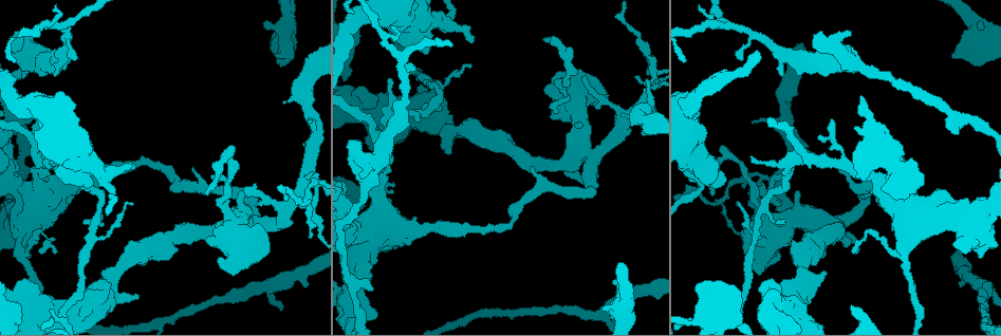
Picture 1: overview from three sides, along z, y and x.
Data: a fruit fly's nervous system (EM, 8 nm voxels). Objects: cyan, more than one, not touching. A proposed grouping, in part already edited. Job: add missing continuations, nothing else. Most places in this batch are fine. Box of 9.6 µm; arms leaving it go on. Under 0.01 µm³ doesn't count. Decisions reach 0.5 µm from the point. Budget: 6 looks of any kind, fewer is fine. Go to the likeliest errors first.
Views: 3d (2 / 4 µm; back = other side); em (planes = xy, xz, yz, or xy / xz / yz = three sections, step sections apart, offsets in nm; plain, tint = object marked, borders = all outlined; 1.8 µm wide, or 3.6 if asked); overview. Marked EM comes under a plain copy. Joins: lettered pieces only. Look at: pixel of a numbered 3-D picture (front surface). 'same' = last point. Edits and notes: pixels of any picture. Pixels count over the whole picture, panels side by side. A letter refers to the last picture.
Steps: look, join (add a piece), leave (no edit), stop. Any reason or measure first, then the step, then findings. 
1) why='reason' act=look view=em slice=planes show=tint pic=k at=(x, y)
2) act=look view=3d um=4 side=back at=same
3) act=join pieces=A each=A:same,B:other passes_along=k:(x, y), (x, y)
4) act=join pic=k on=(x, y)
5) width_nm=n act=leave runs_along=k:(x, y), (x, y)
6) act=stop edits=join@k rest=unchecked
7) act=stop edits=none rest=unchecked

why='branch stops here' act=look view=3d um=2 pic=1 at=(954, 55)

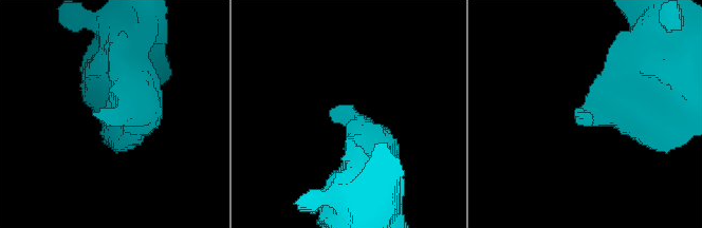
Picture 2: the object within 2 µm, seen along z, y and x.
why='need the tissue' act=look view=em slice=planes show=tint pic=2 at=(578, 112)

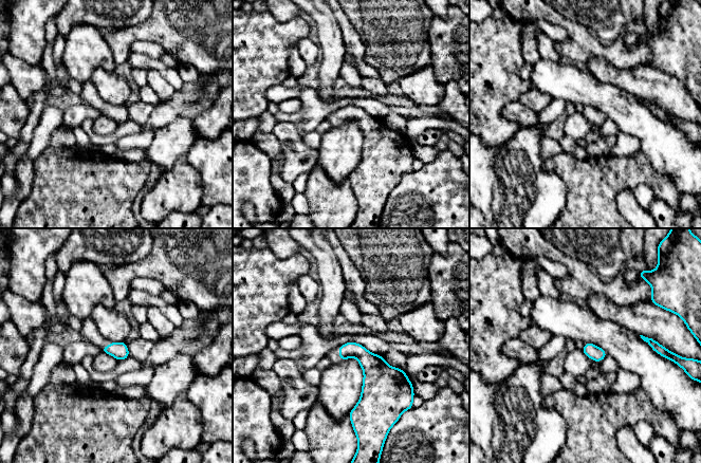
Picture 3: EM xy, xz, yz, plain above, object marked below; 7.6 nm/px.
act=look view=em slice=planes show=borders at=same

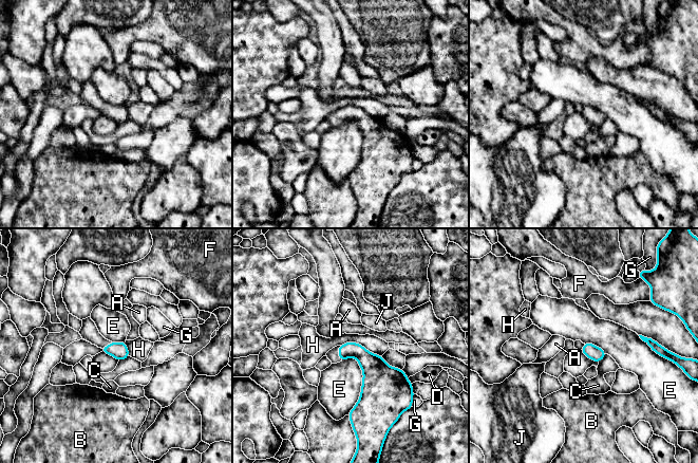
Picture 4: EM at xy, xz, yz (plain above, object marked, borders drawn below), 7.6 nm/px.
longest_contact=E:460nm act=leave each=A:other,B:other,C:other,D:other,E:other,F:other,G:other,H:other,J:other border=4:(340, 345), (355, 341), (381, 356) found='none of them fits'

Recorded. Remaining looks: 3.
why='four or more arms meet' act=look view=em um=3.6 slice=planes show=borders pic=1 at=(578, 155)

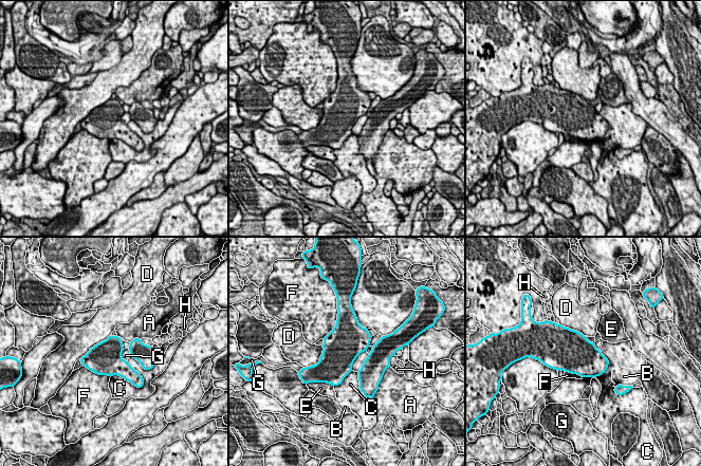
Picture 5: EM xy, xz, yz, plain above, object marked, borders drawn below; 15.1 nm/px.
longest_contact=D:600nm act=leave each=A:other,B:other,C:other,D:other,E:other,F:other,G:other,H:other found='no lettered piece goes on from it'

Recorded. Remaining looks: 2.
why='sudden change in width' act=look view=em um=3.6 slice=planes show=borders pic=1 at=(708, 318)

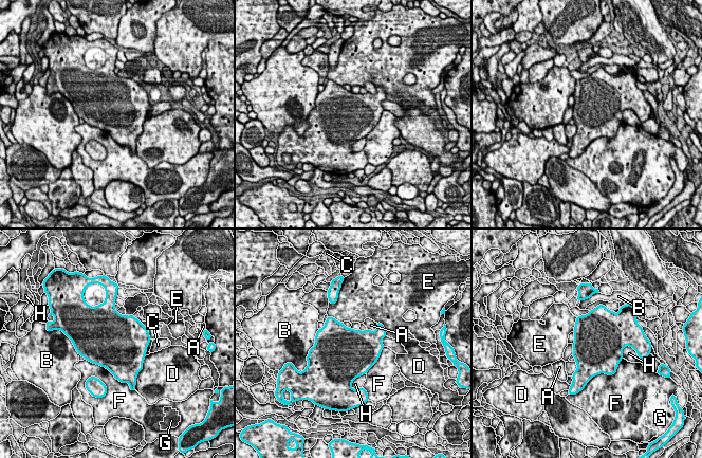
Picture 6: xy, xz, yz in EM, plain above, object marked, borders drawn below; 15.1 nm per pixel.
longest_contact=F:700nm act=leave each=A:other,B:other,C:other,D:other,E:other,F:other,G:other,H:other found='none of them fits'

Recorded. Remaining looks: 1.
act=stop edits=none rest=unchecked

